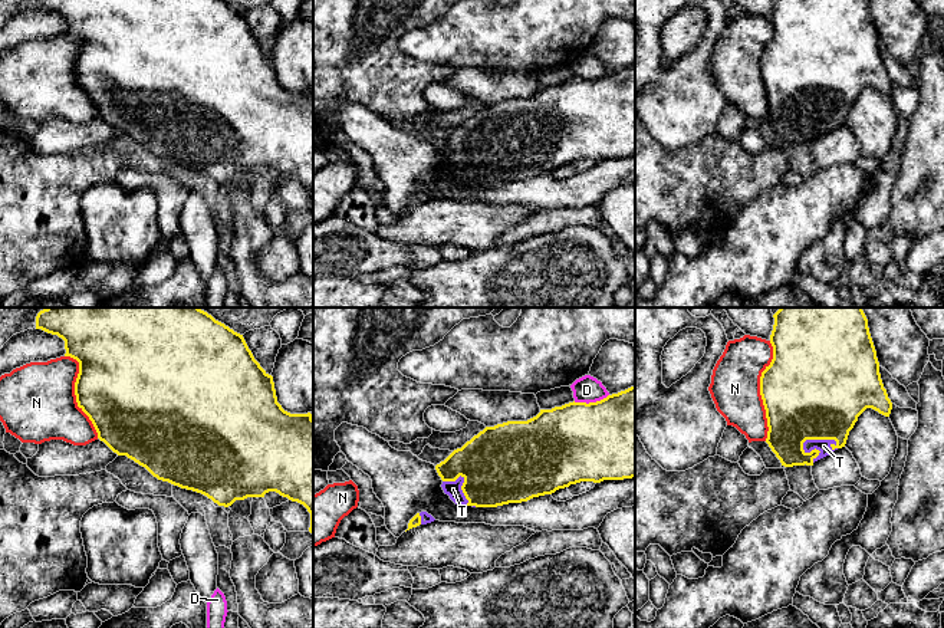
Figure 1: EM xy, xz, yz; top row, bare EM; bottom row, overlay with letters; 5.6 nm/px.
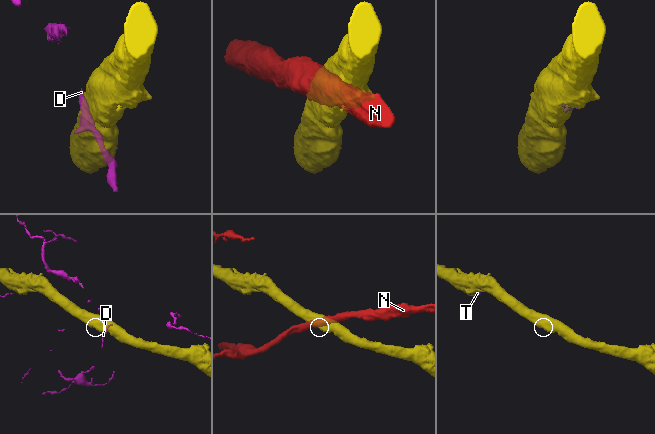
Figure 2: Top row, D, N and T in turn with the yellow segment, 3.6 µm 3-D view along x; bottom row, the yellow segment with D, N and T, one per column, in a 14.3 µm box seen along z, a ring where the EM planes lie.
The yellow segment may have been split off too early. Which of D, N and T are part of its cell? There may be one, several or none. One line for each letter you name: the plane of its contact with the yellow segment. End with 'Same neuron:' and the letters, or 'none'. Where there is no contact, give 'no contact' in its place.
T: contact in yz
Same neuron: T

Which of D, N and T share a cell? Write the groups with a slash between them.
D / N / T

